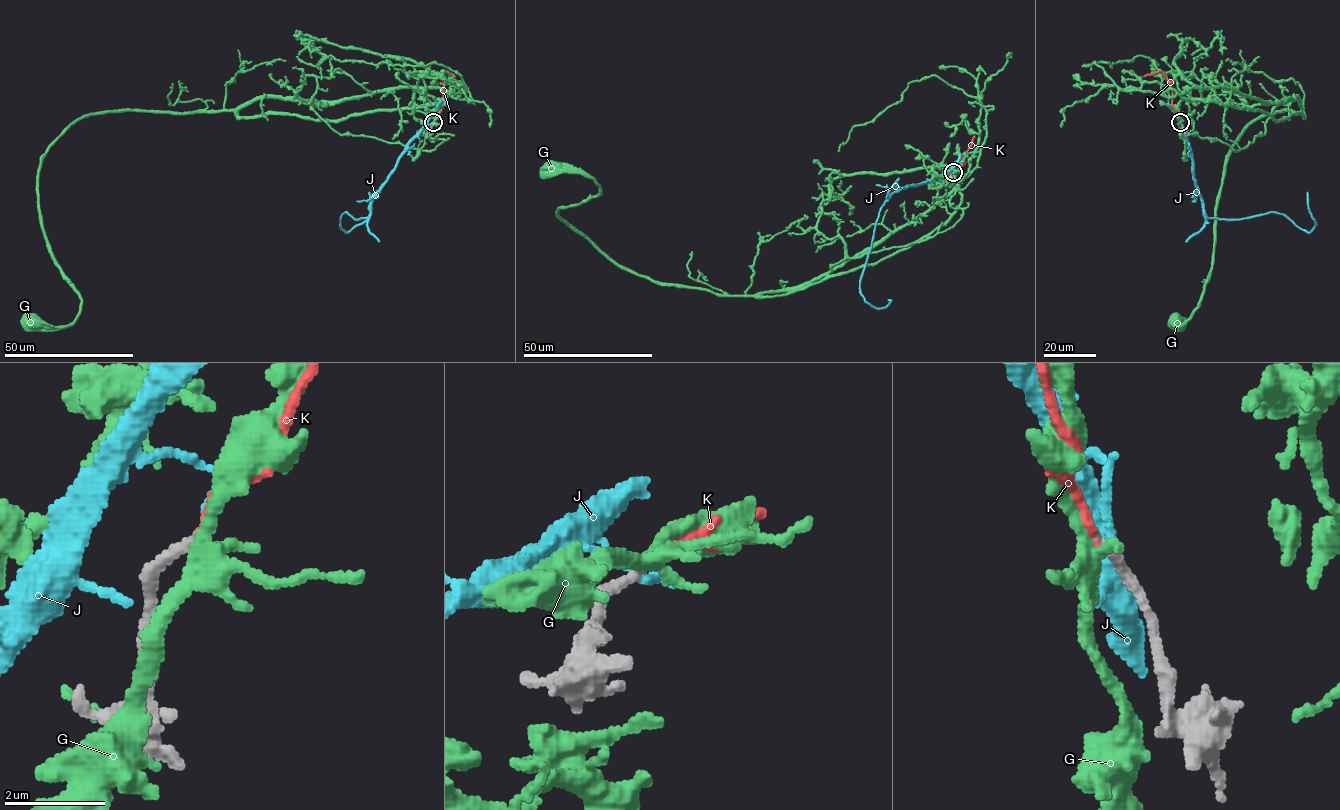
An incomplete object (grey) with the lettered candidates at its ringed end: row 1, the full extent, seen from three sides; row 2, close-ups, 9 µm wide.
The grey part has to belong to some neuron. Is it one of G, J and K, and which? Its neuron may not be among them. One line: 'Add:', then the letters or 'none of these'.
Add: K

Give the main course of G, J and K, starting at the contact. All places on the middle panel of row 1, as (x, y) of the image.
G: (953, 172), (969, 173), (810, 281), (721, 296), (614, 264), (557, 215), (599, 185), (552, 167)
J: (953, 173), (895, 191), (882, 206), (860, 291), (875, 307), (884, 308), (888, 299)
K: (953, 172), (962, 165), (962, 157), (974, 136)

